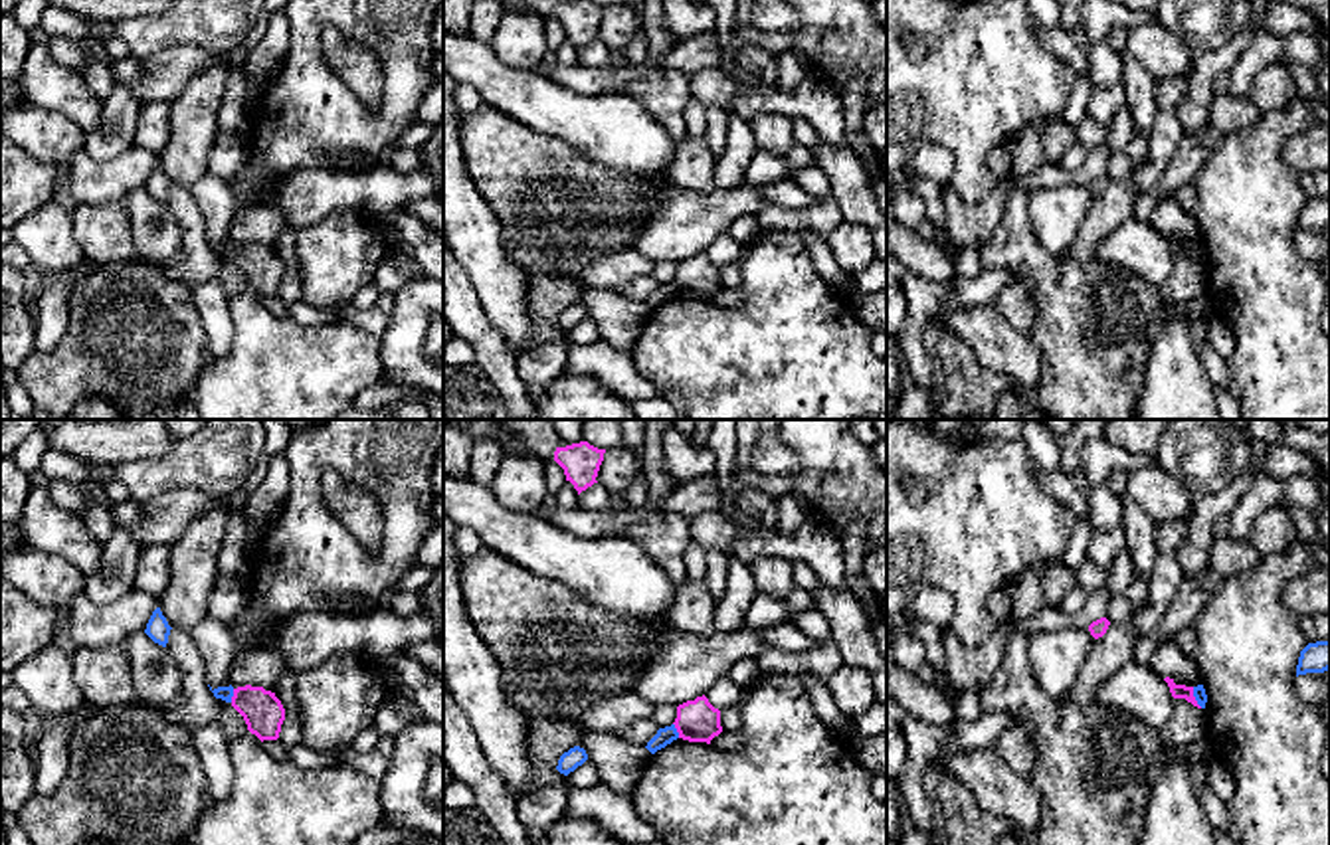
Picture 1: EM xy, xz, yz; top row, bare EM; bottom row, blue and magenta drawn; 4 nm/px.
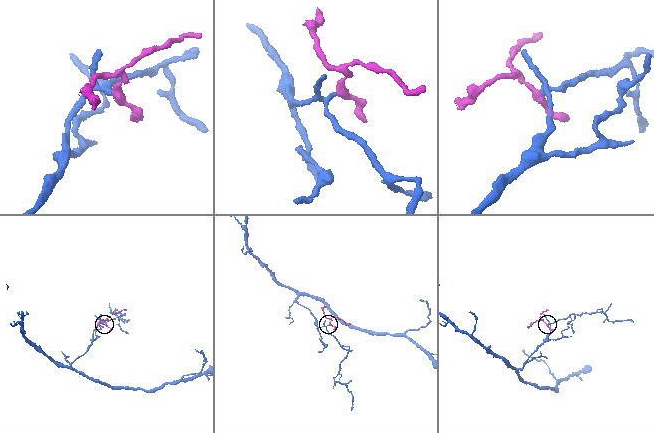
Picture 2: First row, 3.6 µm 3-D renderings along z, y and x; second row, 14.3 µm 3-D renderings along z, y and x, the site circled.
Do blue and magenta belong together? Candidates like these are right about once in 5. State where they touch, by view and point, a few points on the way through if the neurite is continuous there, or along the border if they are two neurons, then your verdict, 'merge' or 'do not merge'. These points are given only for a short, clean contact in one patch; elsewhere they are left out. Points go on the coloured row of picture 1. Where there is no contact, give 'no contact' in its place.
contact xz (675, 731); border xz (673, 723), (679, 737); do not merge

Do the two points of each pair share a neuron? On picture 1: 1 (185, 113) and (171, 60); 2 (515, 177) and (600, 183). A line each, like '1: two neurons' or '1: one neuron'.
1: two neurons
2: one neuron

